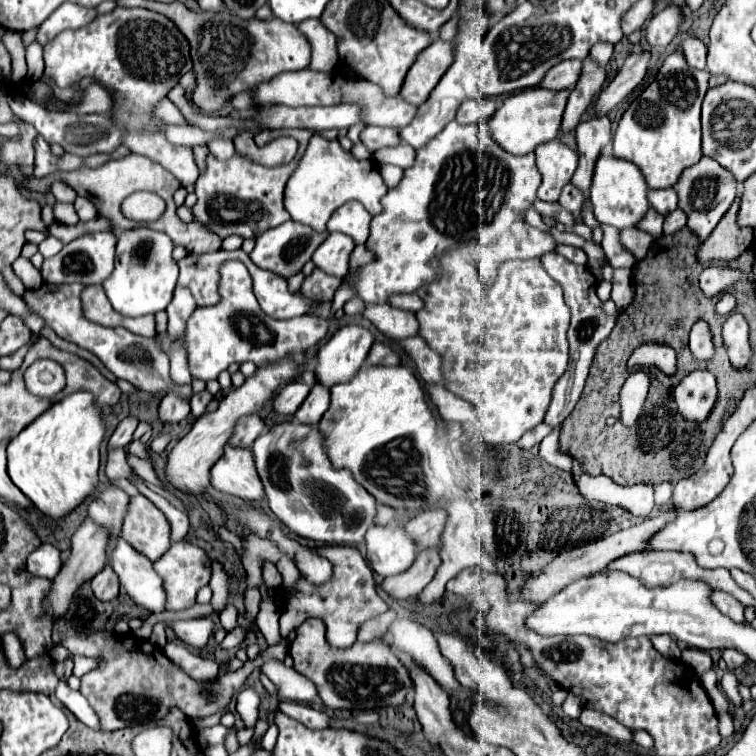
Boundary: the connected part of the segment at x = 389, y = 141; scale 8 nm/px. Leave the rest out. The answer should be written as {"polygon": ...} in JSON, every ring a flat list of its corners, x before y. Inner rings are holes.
{"polygon":[[366,125,366,129,360,133,360,141,368,147,370,153,382,149,382,147,392,147,400,143,398,131,394,127,376,127,376,125]]}

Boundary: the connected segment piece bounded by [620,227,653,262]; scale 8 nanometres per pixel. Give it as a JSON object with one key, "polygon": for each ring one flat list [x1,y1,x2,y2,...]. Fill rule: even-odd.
{"polygon":[[636,227,622,231,622,233,620,233,620,239,622,239,624,247,630,249,630,251,636,255,636,262,640,261,640,259,647,254,648,247,650,247,653,242,651,235,640,231,640,229,636,229]]}

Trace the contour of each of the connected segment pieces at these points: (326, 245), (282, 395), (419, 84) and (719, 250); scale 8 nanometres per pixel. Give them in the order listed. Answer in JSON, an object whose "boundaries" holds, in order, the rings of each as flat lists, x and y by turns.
{"boundaries":[[[330,233,324,243,314,251,312,261,316,267,328,271,330,275,344,277,350,269,350,253,354,249,354,241,342,233]],[[292,381,286,387,280,389,280,393,274,399,274,409,280,415,294,415,298,411,298,407,302,405,302,401,306,399,310,391,310,385,302,383,302,381]],[[436,39,418,55,416,63,410,67,400,95,412,105,422,105,452,63,454,63,454,43]],[[738,199,732,203,730,211,726,213,726,219,718,223,718,227,710,233,710,239,706,239,698,249,698,261,708,263,712,259,732,261,746,247,742,247,742,229,736,223,738,219]]]}

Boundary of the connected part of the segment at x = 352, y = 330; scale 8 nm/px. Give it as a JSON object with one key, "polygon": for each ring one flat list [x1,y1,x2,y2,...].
{"polygon":[[346,325,338,329,316,355,318,381,326,383,326,387,350,381,362,367,372,343,372,333,362,325]]}

